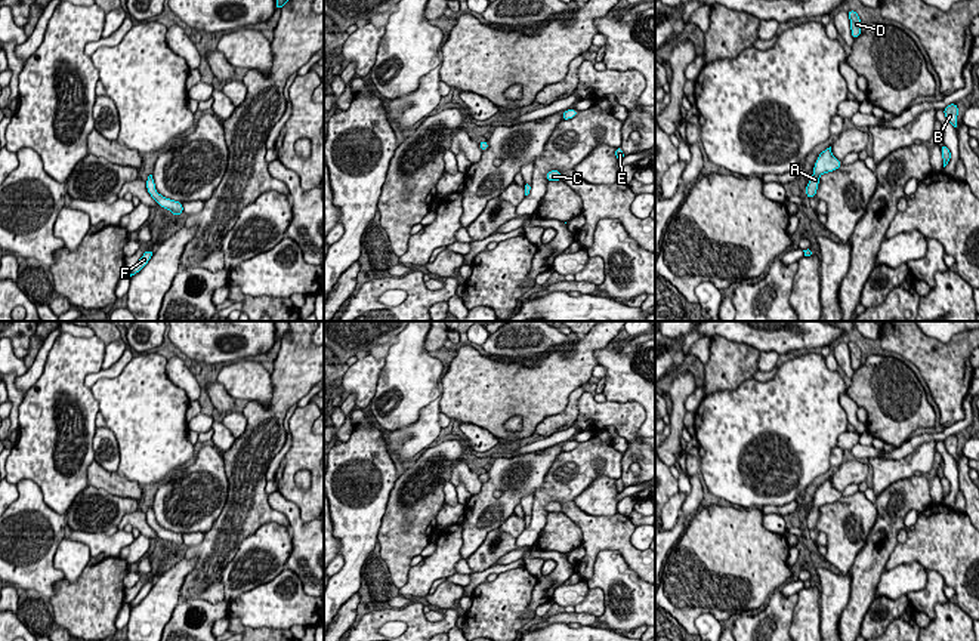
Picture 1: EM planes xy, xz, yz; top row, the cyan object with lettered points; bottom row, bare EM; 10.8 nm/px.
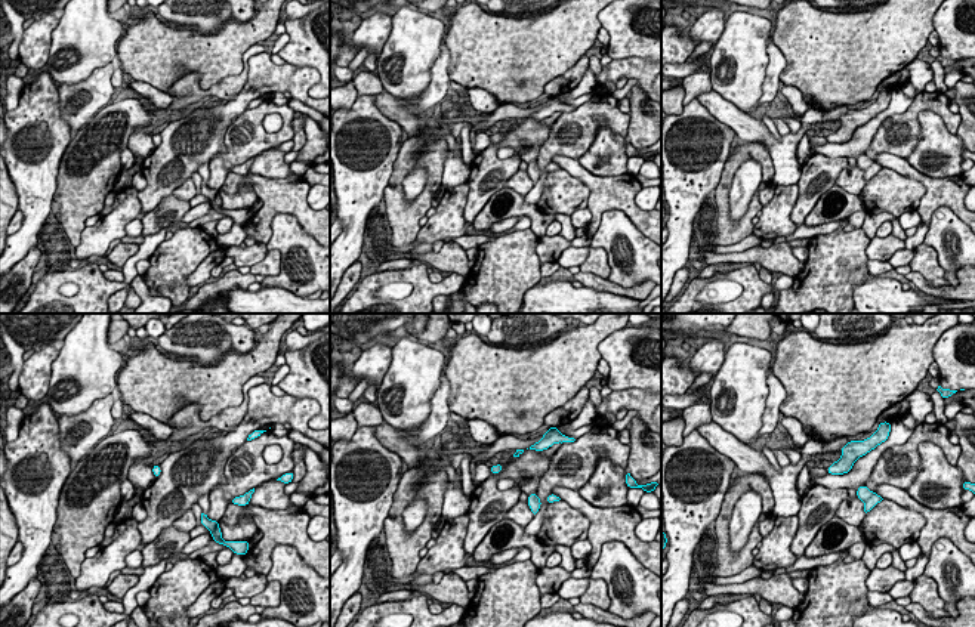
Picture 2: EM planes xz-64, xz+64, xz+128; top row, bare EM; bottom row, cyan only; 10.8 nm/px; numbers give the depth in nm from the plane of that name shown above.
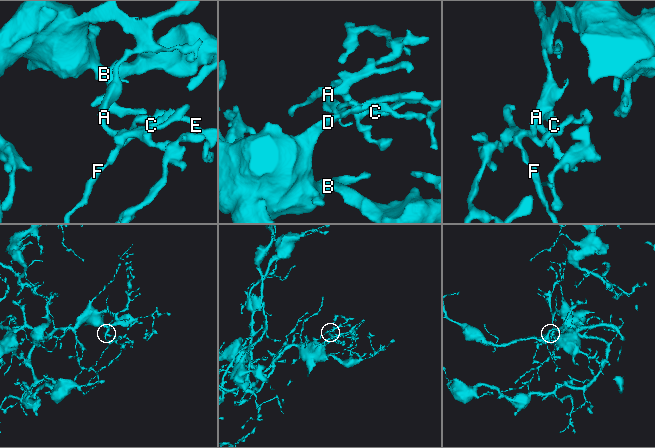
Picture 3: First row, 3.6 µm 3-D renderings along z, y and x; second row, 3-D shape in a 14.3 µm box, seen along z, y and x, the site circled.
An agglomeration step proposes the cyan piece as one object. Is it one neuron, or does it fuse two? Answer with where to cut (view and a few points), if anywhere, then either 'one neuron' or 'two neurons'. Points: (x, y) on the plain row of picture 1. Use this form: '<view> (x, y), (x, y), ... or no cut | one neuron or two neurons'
no cut | one neuron

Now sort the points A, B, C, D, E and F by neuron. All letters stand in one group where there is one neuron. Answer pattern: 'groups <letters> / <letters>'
groups A B C D E F

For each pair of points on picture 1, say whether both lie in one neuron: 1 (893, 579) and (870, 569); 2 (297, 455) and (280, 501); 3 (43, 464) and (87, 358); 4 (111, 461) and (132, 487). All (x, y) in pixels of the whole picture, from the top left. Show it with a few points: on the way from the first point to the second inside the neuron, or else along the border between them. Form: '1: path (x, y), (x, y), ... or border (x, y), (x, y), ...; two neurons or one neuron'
1: border (885, 570), (874, 595); two neurons
2: border (277, 489), (297, 507), (299, 517), (303, 521); two neurons
3: path (43, 437), (43, 418), (61, 385); one neuron
4: border (95, 459), (107, 470), (116, 472); two neurons

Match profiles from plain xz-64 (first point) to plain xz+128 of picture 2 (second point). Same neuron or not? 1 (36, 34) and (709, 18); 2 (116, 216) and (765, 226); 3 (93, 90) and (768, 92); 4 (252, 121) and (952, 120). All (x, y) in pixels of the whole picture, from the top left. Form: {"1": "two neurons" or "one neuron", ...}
{"1": "one neuron", "2": "one neuron", "3": "one neuron", "4": "one neuron"}

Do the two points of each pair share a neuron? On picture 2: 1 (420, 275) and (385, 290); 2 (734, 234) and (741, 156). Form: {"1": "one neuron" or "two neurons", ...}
{"1": "two neurons", "2": "one neuron"}

